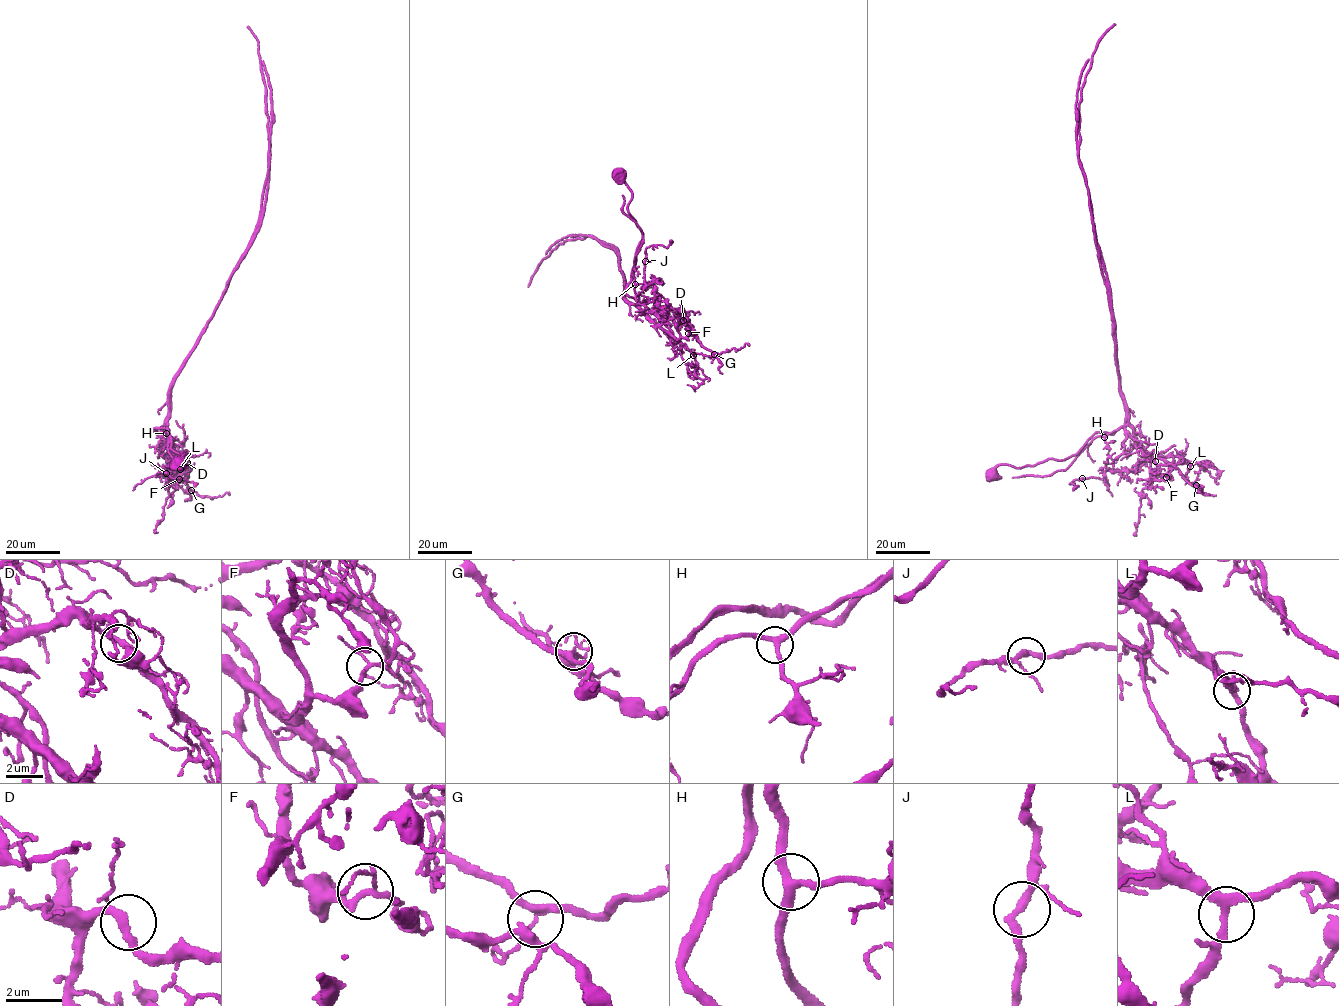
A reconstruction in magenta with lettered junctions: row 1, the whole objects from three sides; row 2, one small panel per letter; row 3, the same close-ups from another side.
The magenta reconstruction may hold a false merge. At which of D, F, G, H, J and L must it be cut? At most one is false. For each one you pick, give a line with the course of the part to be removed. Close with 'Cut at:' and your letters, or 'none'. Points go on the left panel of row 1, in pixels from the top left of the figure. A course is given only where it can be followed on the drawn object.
G: course (191, 490), (180, 486), (179, 466), (163, 452), (164, 422), (174, 378), (259, 226), (271, 108), (263, 60)
Cut at: G

